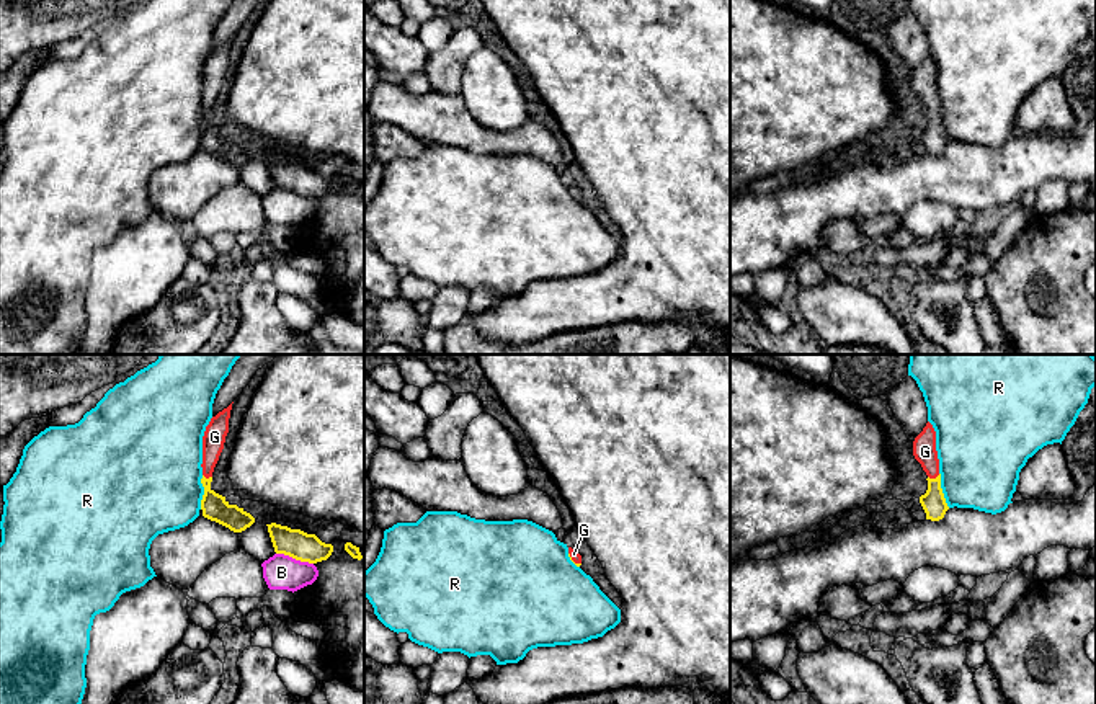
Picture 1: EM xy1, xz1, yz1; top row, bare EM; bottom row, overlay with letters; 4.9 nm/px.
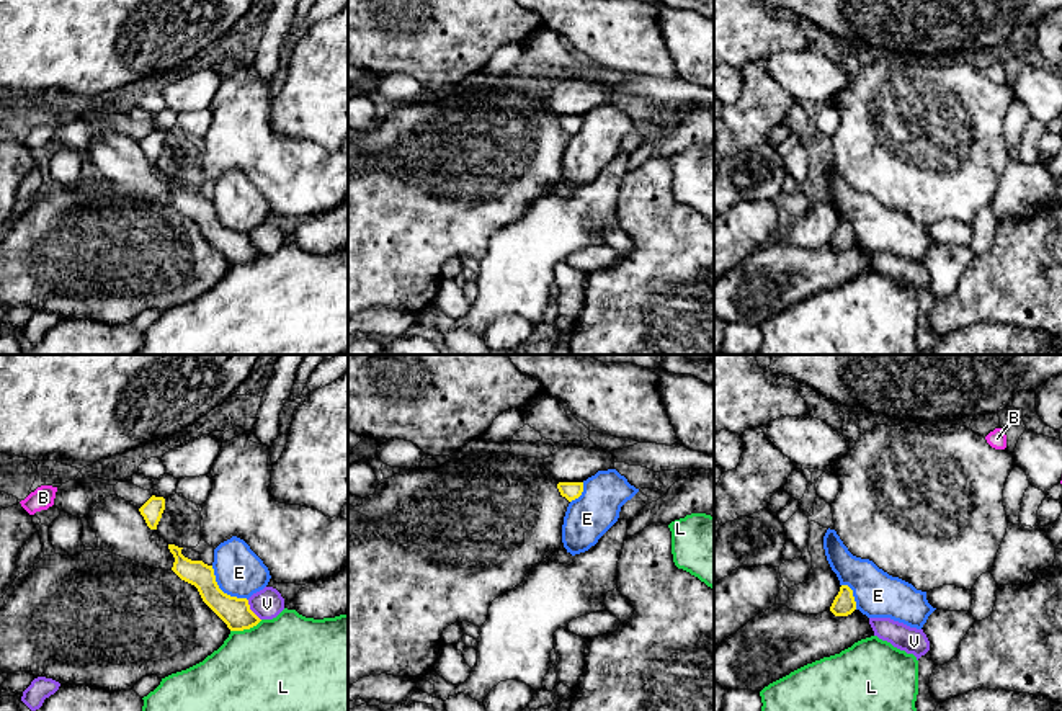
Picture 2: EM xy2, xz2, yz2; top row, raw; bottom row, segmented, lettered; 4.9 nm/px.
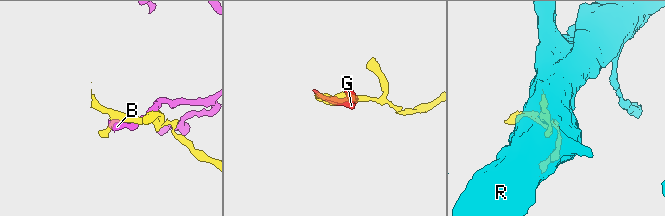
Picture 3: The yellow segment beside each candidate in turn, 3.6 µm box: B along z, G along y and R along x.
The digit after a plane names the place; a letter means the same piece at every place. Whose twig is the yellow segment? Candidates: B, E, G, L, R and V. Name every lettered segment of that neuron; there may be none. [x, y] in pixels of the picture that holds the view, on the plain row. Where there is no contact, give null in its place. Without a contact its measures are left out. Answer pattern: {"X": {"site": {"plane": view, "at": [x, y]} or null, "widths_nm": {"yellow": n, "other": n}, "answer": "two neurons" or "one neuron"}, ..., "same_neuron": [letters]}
{"B": {"site": {"plane": "xy1", "at": [294, 191]}, "widths_nm": {"yellow": 140, "other": 180}, "answer": "two neurons"}, "E": {"site": {"plane": "xy2", "at": [221, 224]}, "widths_nm": {"yellow": 150, "other": 240}, "answer": "two neurons"}, "G": {"site": {"plane": "yz1", "at": [933, 113]}, "widths_nm": {"yellow": 120, "other": 110}, "answer": "two neurons"}, "L": {"site": {"plane": "xy2", "at": [245, 262]}, "widths_nm": {"yellow": 150, "other": 480}, "answer": "two neurons"}, "R": {"site": {"plane": "yz1", "at": [941, 124]}, "widths_nm": {"yellow": 120, "other": 420}, "answer": "two neurons"}, "V": {"site": {"plane": "xy2", "at": [250, 244]}, "widths_nm": {"yellow": 150, "other": 150}, "answer": "two neurons"}, "same_neuron": []}

